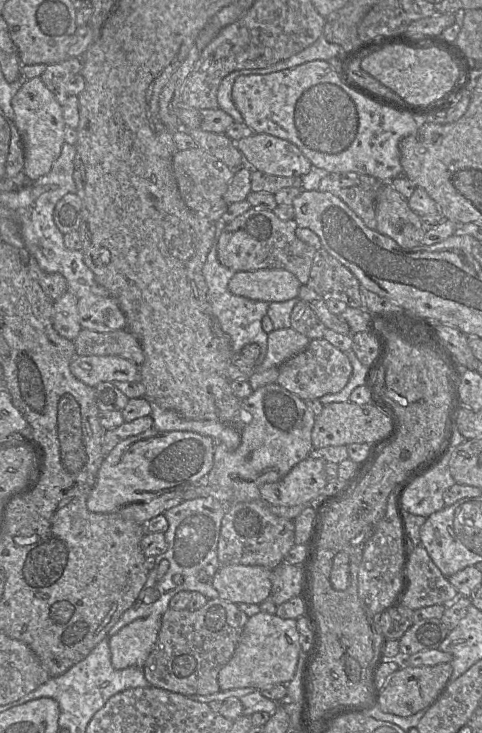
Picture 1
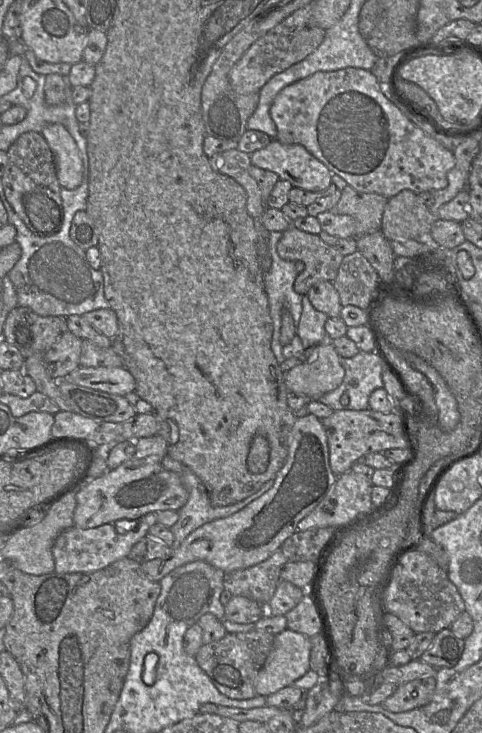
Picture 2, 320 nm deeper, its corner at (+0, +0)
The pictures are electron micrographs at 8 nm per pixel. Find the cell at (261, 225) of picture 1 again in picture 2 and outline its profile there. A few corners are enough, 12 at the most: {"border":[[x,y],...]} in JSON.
{"border":[[293,225],[281,233],[282,259],[303,262],[293,284],[306,295],[333,282],[344,257]]}

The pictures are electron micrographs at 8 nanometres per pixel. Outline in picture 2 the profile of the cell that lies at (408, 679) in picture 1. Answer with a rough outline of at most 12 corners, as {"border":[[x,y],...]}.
{"border":[[434,676],[398,685],[382,707],[400,713],[428,704]]}

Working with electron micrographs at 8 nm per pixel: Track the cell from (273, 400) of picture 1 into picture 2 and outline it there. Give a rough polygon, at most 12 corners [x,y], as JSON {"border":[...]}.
{"border":[[297,417],[273,486],[205,523],[166,558],[160,582],[205,561],[225,573],[269,558],[337,476],[322,420]]}

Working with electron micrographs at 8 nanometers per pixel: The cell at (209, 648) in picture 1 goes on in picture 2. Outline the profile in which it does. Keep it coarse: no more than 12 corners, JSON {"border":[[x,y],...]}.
{"border":[[257,629],[203,644],[194,658],[223,695],[258,695],[275,635]]}

